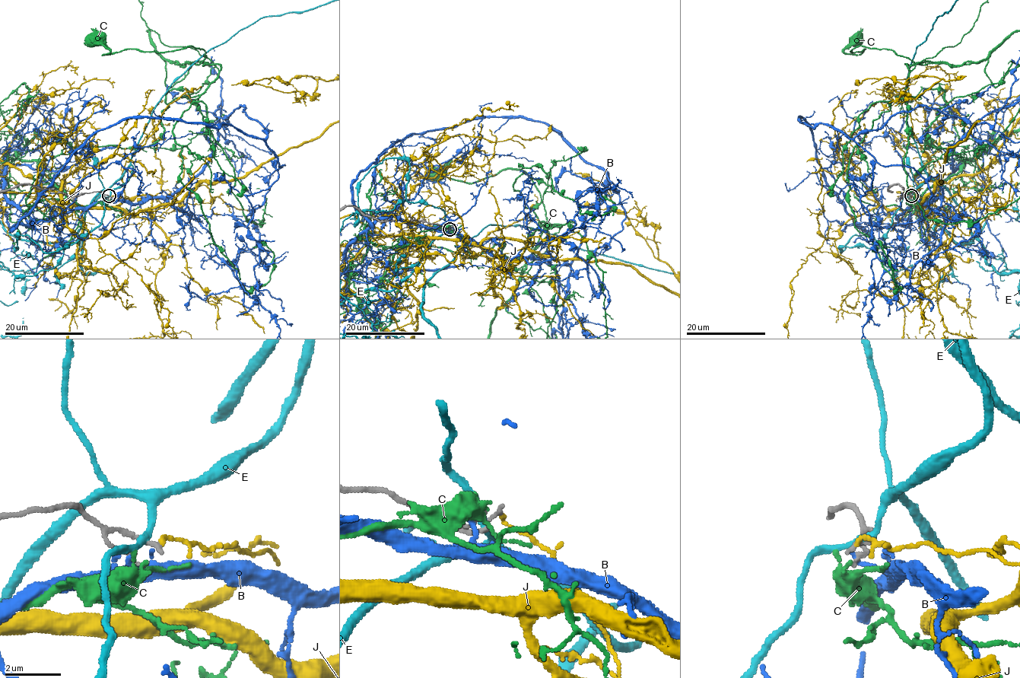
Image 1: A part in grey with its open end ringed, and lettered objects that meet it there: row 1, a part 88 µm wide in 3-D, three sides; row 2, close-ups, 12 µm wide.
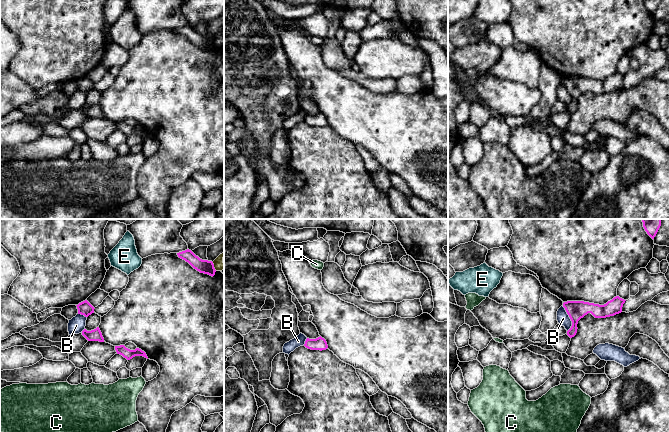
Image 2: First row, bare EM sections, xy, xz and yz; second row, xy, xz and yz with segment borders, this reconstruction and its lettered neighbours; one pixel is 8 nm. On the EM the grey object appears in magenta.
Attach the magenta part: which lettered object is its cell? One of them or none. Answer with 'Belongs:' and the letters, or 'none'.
Belongs: none

